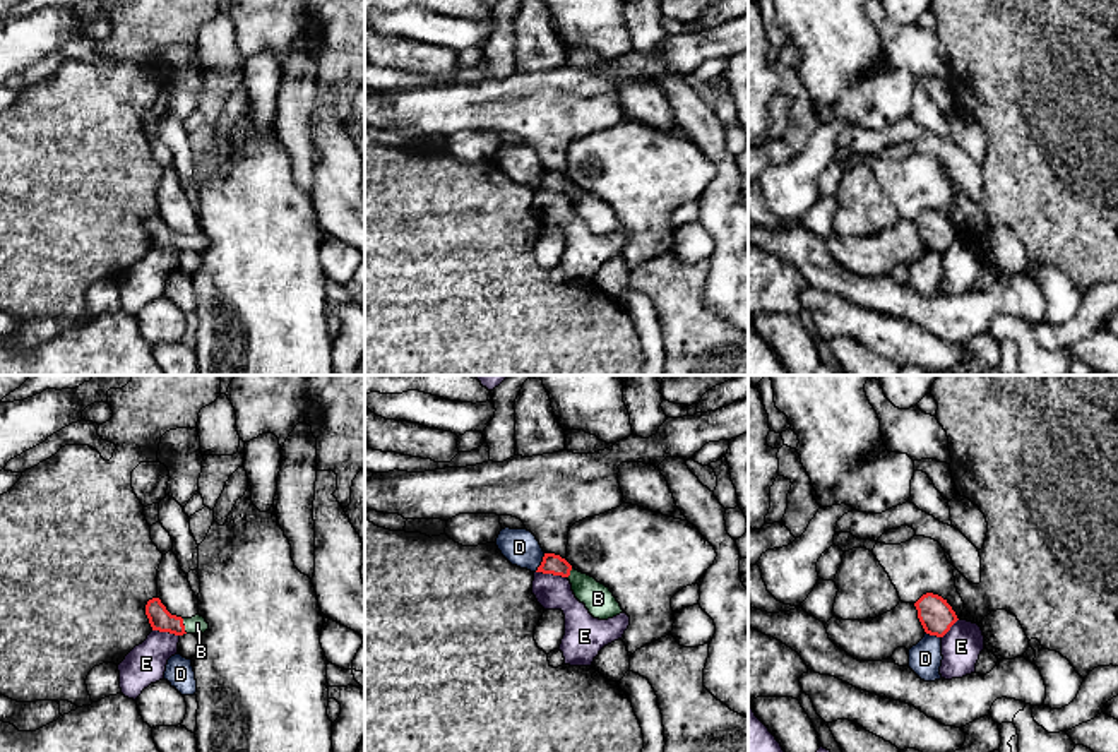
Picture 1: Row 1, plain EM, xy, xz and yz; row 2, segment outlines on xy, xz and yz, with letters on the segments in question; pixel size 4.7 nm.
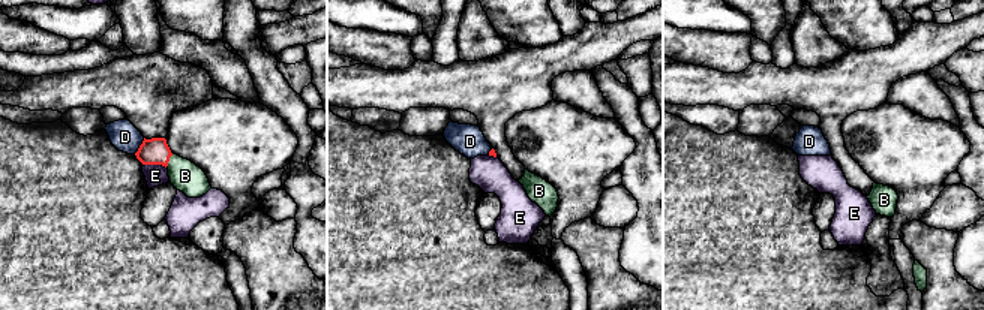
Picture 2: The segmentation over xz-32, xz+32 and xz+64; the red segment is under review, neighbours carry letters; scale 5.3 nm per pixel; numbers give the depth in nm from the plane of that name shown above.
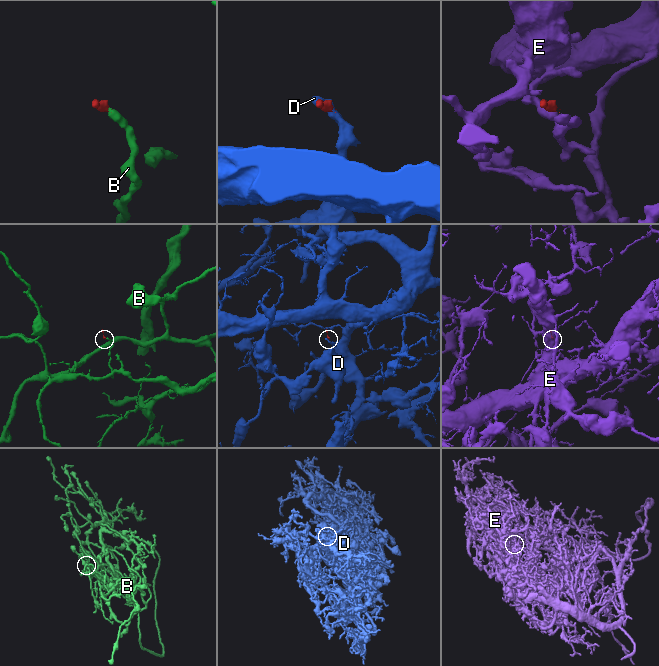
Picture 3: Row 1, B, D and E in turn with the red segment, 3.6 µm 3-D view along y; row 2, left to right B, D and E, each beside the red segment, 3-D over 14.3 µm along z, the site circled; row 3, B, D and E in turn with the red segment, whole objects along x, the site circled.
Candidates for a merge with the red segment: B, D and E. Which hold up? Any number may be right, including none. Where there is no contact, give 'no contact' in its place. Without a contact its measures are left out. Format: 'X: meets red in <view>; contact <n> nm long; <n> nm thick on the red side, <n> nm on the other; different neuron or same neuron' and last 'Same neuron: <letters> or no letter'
B: meets red in xy; contact 80 nm long; 110 nm thick on the red side, 90 nm on the other; same neuron
D: meets red in xz; contact 100 nm long; 100 nm thick on the red side, 170 nm on the other; different neuron
E: meets red in xz; contact 150 nm long; 100 nm thick on the red side, 160 nm on the other; different neuron
Same neuron: B

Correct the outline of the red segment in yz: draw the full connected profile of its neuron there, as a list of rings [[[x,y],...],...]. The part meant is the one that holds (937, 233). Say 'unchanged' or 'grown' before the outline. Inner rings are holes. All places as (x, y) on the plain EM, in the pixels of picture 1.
unchanged | [[[933,209],[923,211],[914,223],[925,248],[930,252],[943,254],[959,236],[947,216]]]

